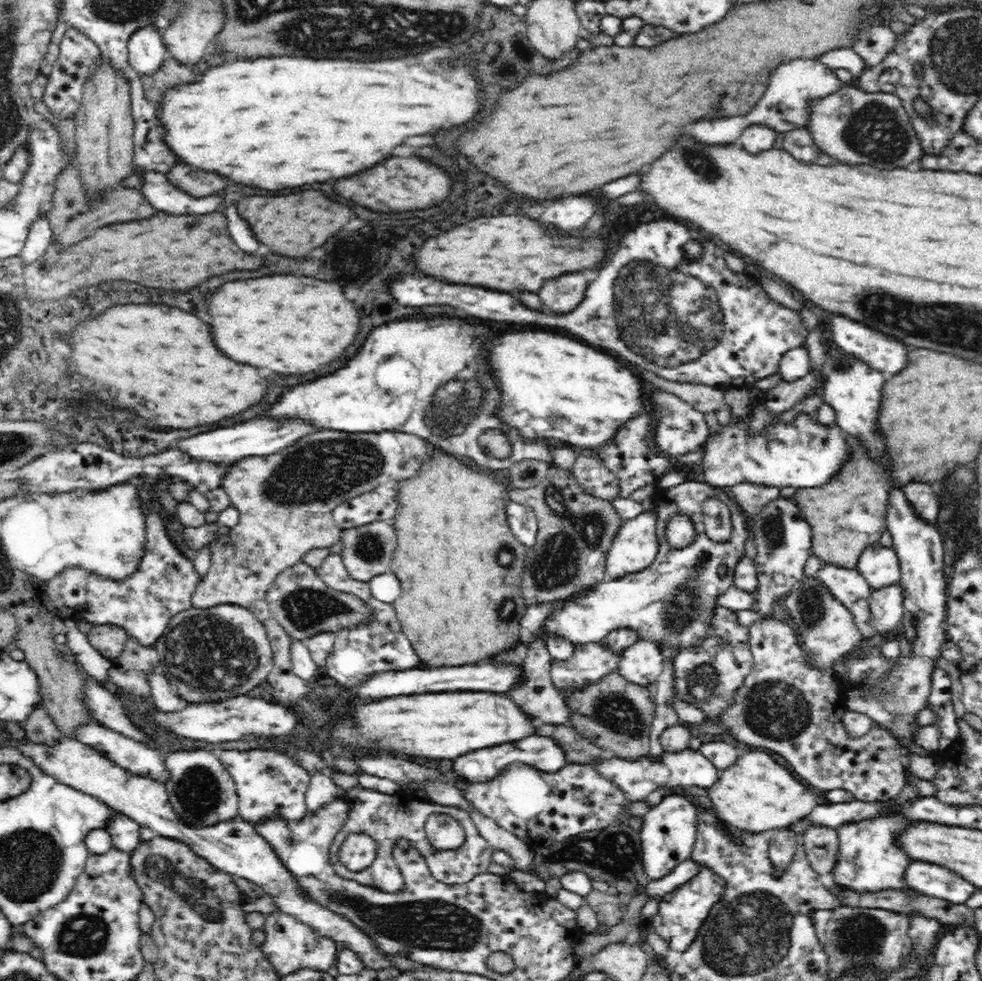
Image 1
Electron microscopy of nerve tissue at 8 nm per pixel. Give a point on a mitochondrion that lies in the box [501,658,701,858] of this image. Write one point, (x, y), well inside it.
(613, 710)

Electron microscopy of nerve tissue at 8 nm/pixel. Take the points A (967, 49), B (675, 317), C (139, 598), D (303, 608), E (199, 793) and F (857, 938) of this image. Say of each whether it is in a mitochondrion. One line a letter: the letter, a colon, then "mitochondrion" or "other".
A: mitochondrion
B: mitochondrion
C: other
D: mitochondrion
E: mitochondrion
F: mitochondrion

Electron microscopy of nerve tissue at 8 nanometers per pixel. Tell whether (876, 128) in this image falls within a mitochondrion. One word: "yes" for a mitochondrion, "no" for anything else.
yes

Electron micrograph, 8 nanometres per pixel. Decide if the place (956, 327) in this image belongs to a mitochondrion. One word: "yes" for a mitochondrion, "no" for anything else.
yes

